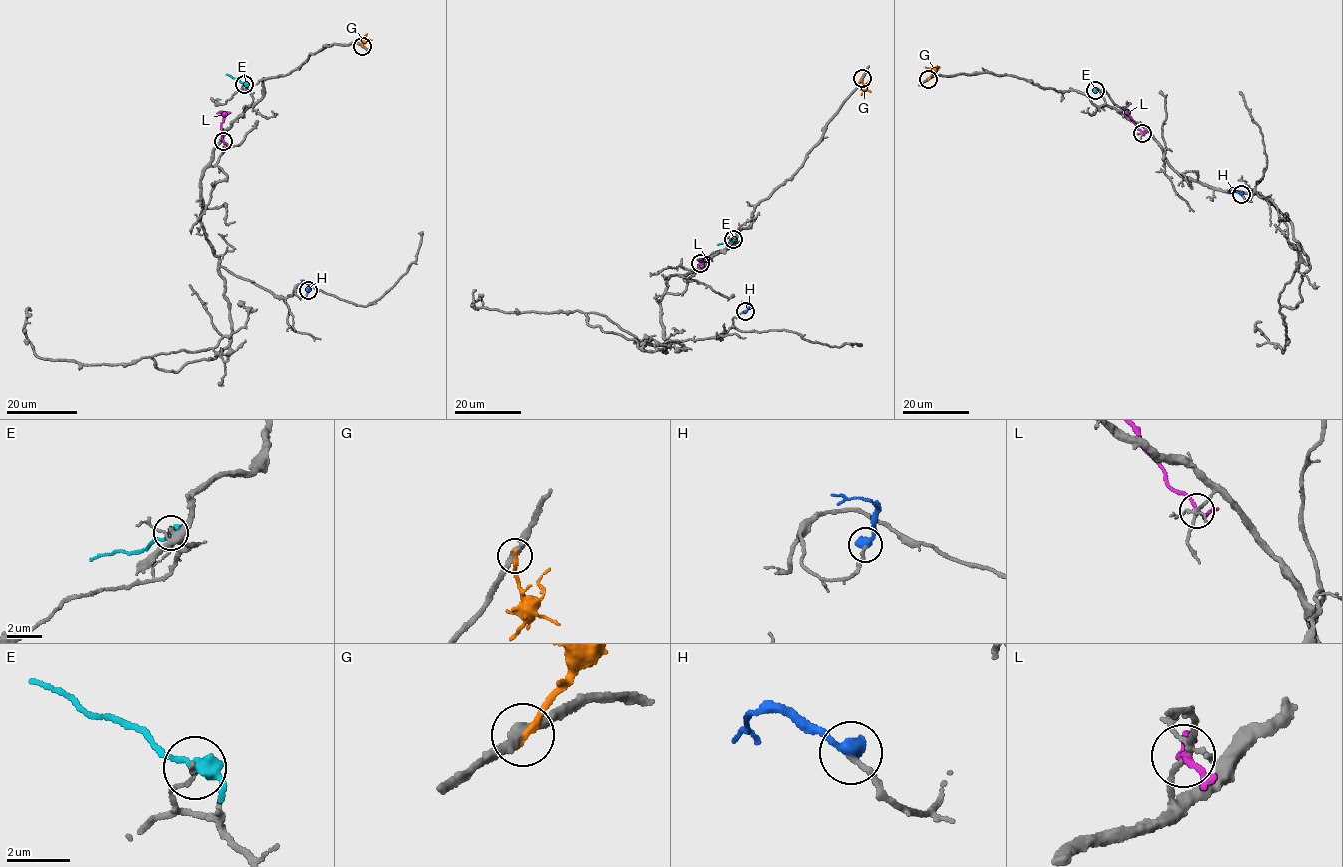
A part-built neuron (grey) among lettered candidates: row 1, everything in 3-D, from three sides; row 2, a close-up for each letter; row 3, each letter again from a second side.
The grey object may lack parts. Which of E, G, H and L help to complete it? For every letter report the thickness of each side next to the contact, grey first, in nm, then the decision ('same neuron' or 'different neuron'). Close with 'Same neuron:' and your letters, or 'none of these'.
E: 110/400 nm | different neuron
G: 340/240 nm | different neuron
H: 170/550 nm | same neuron
L: 160/180 nm | different neuron
Same neuron: H

